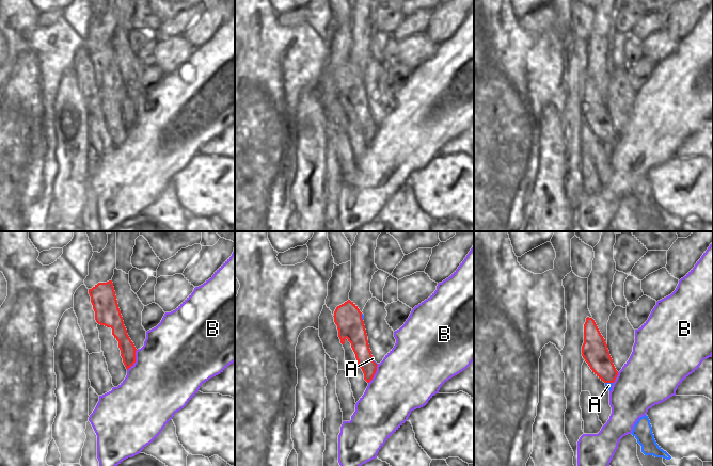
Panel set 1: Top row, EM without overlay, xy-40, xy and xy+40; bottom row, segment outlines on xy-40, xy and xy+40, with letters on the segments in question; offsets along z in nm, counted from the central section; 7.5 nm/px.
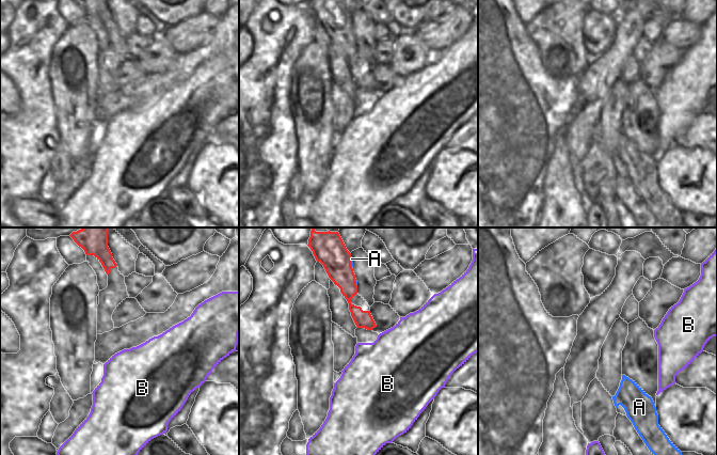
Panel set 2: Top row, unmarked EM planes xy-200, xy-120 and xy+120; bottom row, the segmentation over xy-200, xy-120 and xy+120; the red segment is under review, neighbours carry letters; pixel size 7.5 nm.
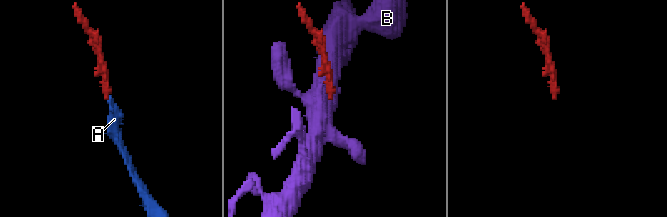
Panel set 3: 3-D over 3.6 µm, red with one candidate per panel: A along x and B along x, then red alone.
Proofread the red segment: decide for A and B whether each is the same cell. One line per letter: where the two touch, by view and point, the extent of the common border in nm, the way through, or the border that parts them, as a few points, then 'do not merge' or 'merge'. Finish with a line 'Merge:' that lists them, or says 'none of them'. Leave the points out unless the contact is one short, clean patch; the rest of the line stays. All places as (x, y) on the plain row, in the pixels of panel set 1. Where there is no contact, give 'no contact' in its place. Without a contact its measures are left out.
A: xy (374, 123) | 70 nm | merge
B: xy-40 (135, 122) | 180 nm | along xy-40 (137, 111), (135, 124), (127, 131) | do not merge
Merge: A

